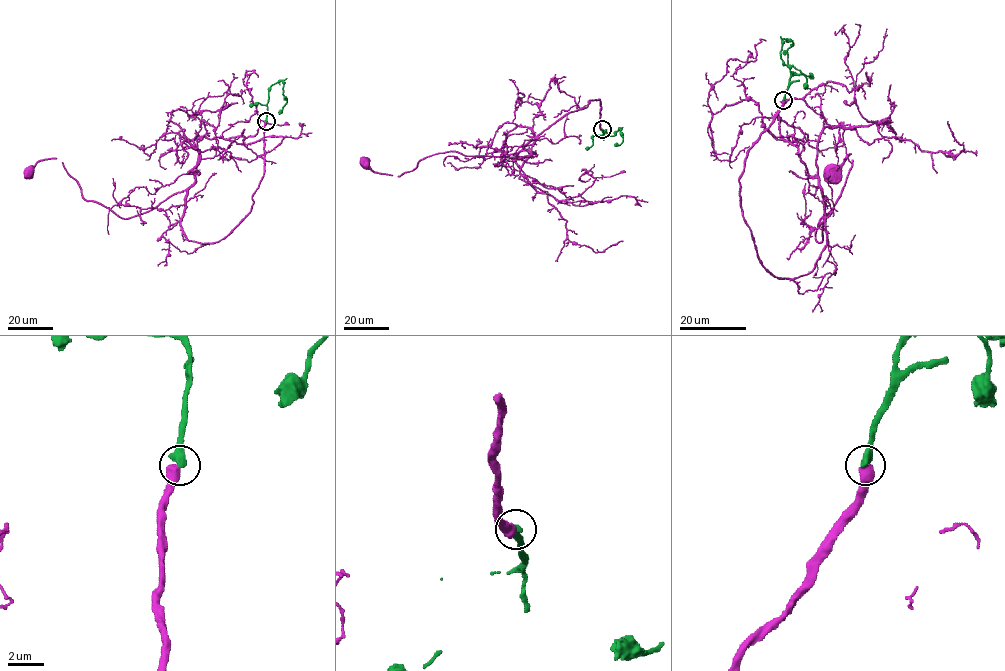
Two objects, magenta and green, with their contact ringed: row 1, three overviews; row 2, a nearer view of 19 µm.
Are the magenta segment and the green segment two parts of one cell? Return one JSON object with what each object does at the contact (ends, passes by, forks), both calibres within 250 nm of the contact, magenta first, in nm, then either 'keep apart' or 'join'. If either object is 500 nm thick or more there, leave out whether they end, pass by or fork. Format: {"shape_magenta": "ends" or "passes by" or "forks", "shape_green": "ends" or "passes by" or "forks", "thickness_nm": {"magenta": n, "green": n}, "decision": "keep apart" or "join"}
{"thickness_nm": {"magenta": 600, "green": 480}, "decision": "keep apart"}

